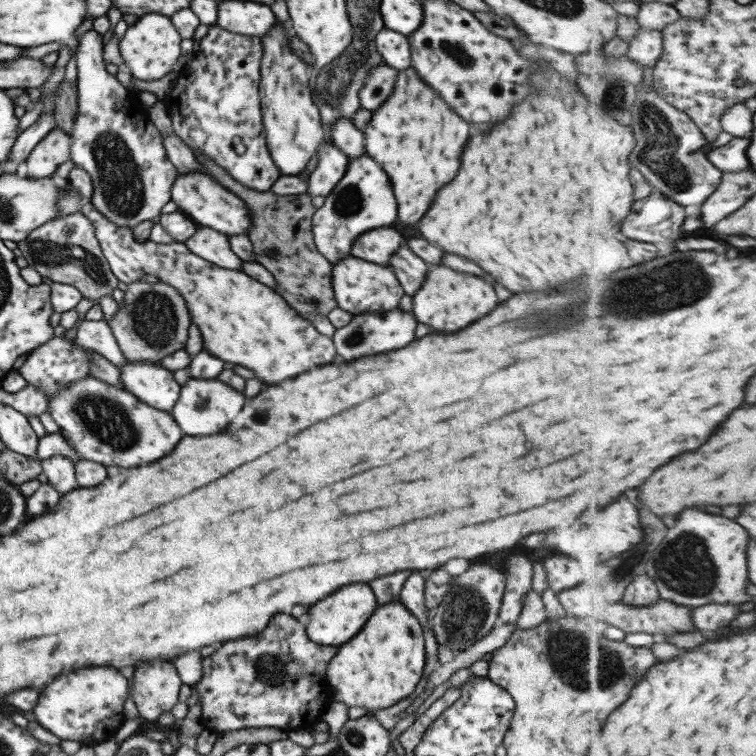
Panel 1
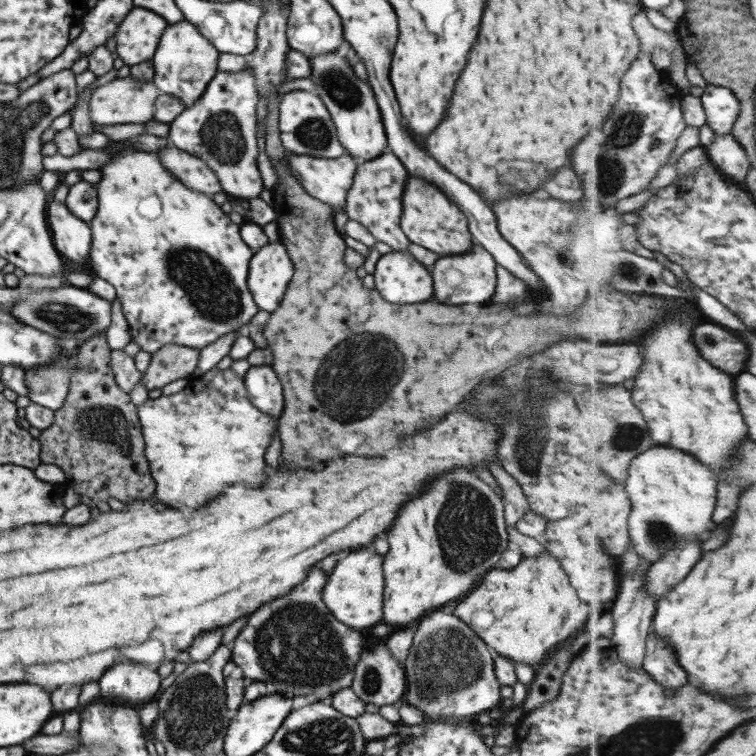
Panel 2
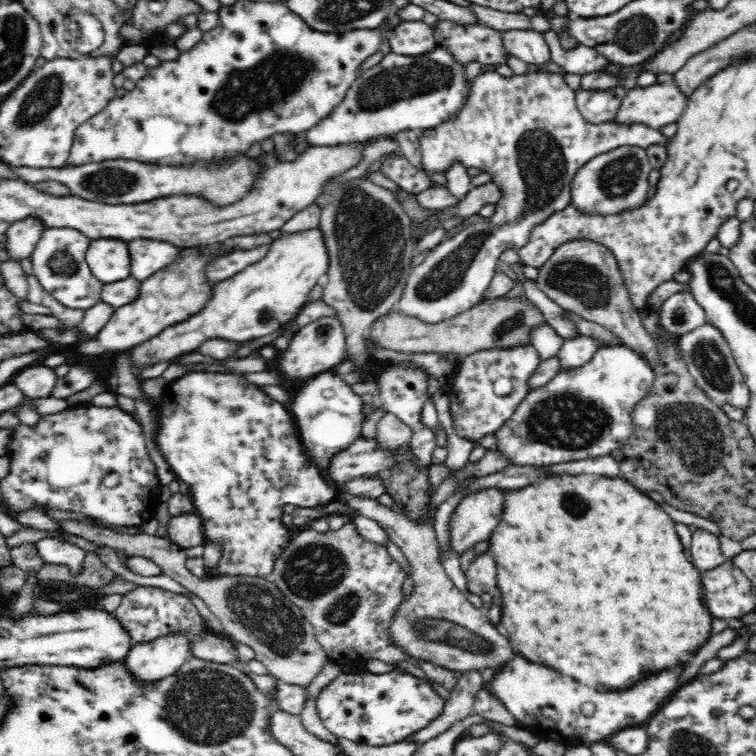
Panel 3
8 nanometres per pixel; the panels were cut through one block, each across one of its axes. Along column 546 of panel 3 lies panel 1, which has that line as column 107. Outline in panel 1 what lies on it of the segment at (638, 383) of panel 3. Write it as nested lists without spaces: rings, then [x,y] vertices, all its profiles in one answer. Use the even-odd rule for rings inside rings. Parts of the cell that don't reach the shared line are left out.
[[[91,375],[73,381],[68,387],[56,392],[48,402],[48,413],[53,422],[57,424],[58,431],[68,442],[68,445],[78,454],[78,458],[98,462],[104,467],[117,466],[119,469],[133,468],[139,464],[147,464],[153,460],[163,458],[167,452],[173,450],[173,446],[183,436],[182,430],[177,426],[173,417],[167,411],[151,408],[141,402],[129,391],[116,387]]]

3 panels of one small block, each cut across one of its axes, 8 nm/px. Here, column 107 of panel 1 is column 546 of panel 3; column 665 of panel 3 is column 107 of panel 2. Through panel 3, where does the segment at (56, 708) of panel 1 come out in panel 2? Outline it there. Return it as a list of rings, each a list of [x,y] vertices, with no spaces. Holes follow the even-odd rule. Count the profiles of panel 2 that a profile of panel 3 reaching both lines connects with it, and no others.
[[[113,664],[97,684],[103,702],[139,708],[156,698],[160,677],[153,667]]]

